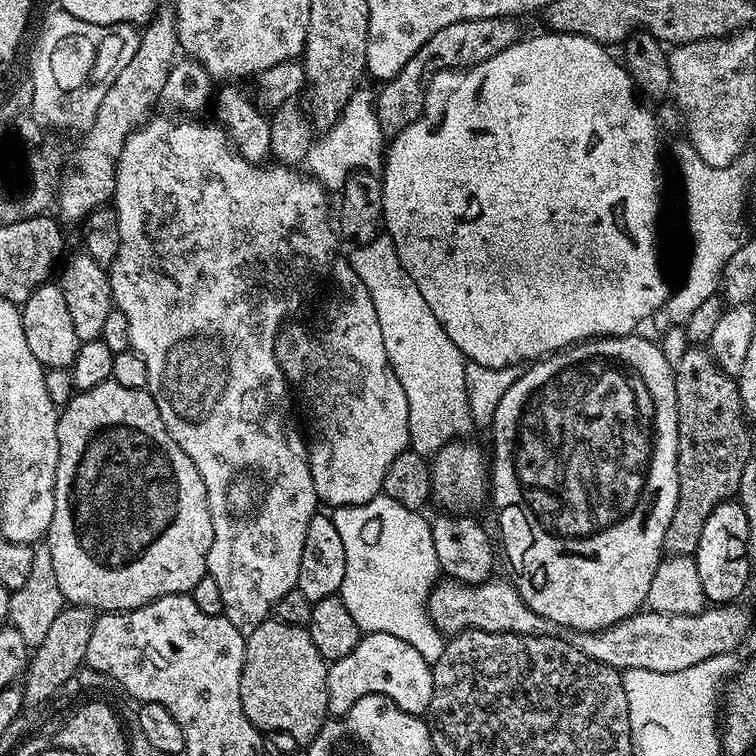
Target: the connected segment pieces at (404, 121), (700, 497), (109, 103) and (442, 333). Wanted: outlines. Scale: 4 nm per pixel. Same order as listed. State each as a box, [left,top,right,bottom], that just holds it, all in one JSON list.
[[375,16,525,134],[667,346,750,554],[54,6,178,221],[350,234,474,457]]

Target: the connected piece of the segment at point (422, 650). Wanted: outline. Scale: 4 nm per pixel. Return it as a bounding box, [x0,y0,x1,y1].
[331,494,446,666]

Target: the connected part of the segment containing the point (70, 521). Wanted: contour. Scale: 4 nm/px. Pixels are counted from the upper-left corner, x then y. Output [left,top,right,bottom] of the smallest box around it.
[46,380,214,613]

